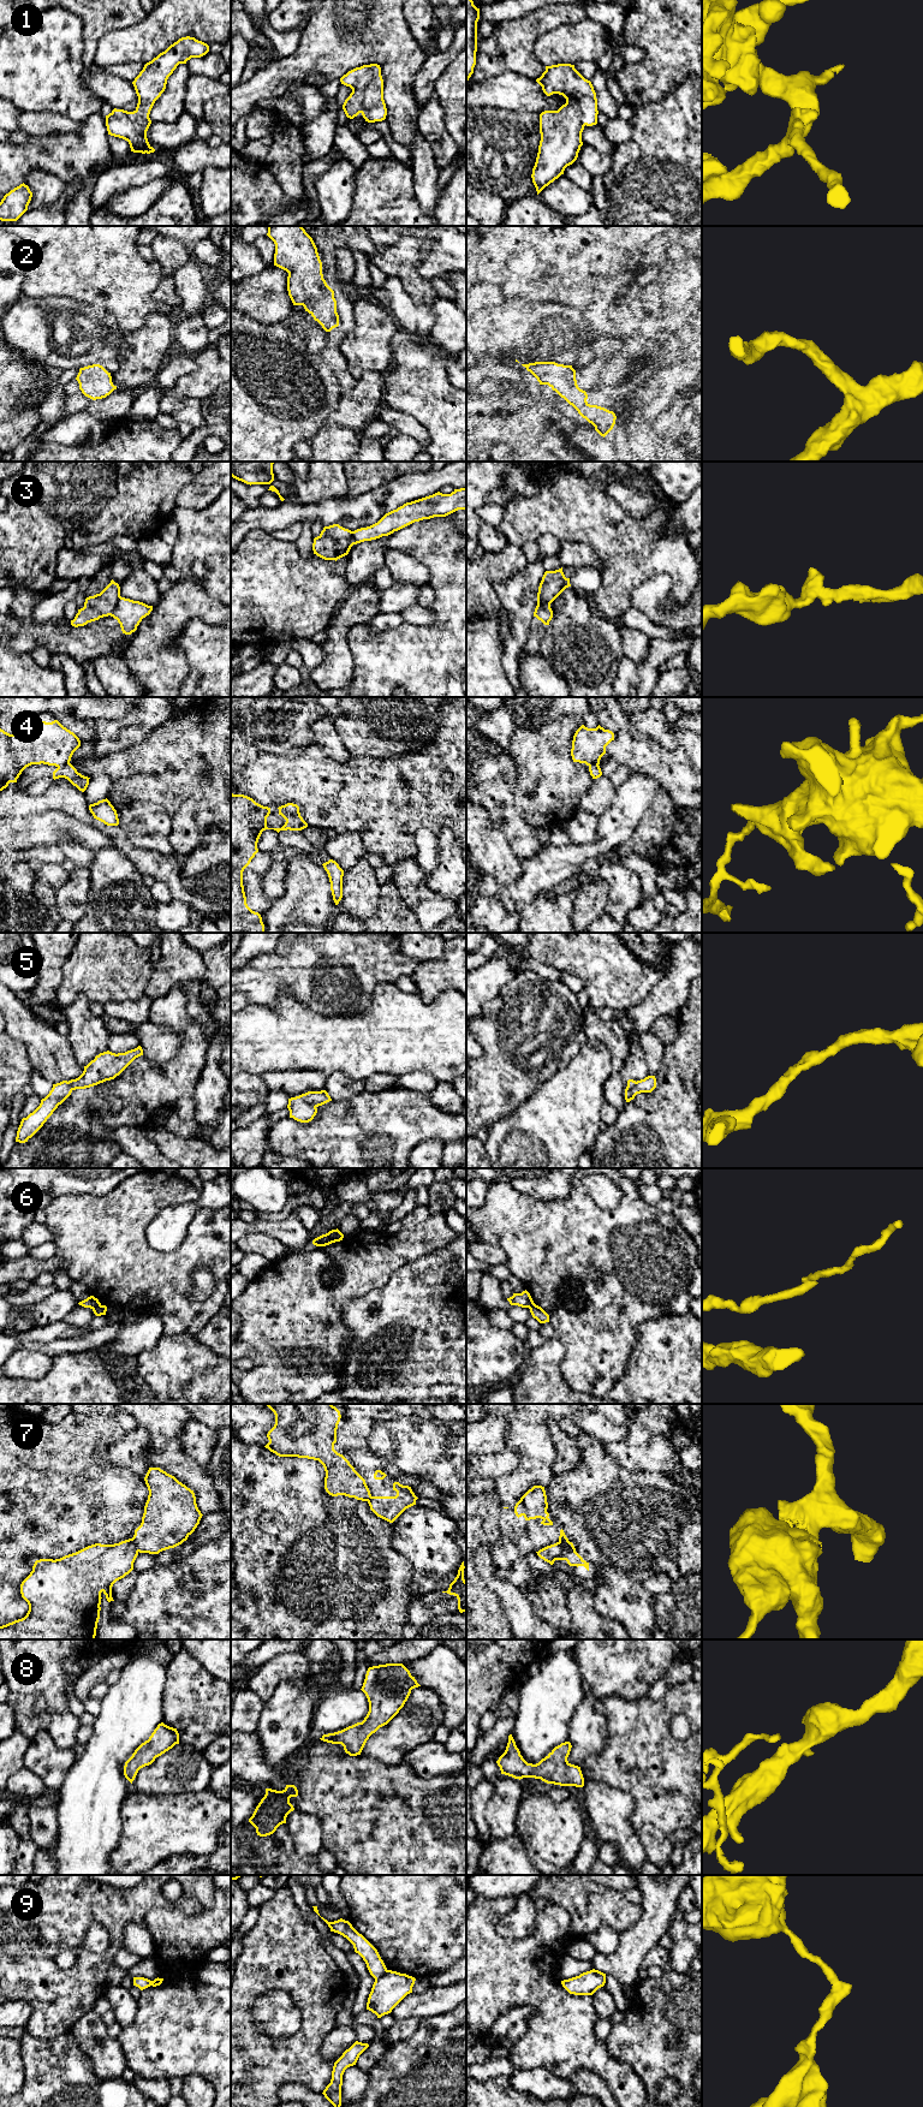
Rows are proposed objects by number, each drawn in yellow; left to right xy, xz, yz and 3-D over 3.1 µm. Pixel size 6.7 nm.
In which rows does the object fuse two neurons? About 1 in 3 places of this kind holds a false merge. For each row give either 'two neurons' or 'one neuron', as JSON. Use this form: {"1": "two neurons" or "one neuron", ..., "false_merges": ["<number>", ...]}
{"1": "one neuron", "2": "one neuron", "3": "two neurons", "4": "two neurons", "5": "one neuron", "6": "two neurons", "7": "two neurons", "8": "one neuron", "9": "two neurons", "false_merges": ["3", "4", "6", "7", "9"]}

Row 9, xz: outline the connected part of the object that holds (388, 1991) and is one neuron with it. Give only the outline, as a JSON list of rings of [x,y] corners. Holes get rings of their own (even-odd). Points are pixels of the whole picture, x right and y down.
[[[388,1970],[383,1976],[375,1978],[368,1998],[367,2010],[381,2018],[410,1993],[416,1978],[406,1974]]]

